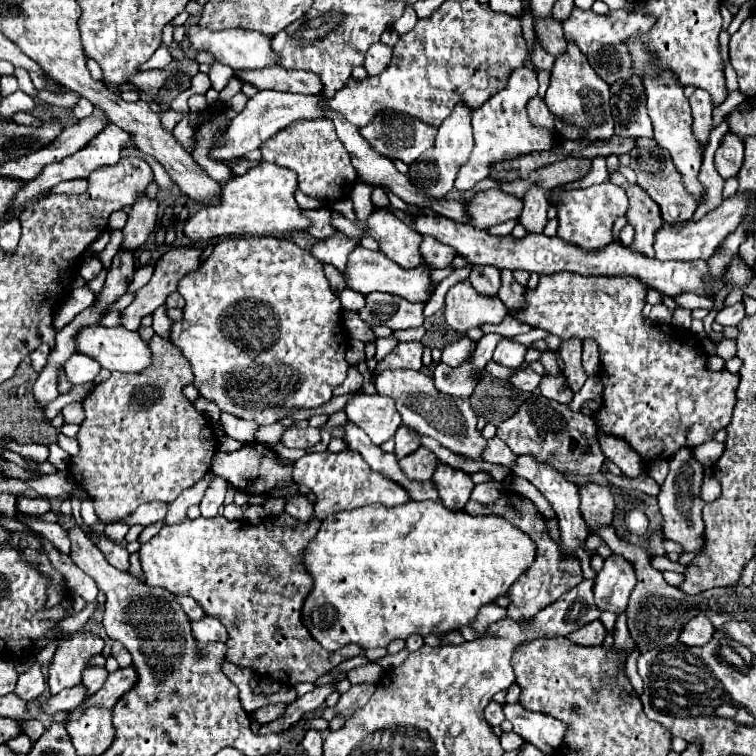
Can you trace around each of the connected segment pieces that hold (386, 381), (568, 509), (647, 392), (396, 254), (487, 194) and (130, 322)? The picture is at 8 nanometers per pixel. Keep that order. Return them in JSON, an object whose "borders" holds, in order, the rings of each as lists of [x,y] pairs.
{"borders":[[[[408,369],[382,371],[376,377],[374,385],[380,395],[388,395],[396,401],[396,409],[402,415],[402,421],[406,427],[412,427],[420,435],[434,437],[440,445],[448,447],[456,455],[462,455],[462,457],[474,459],[474,461],[482,459],[482,453],[488,443],[486,443],[482,431],[476,427],[478,417],[472,411],[468,399],[440,393],[434,387],[434,379],[422,371],[408,371]]],[[[518,457],[518,461],[512,467],[512,471],[518,477],[528,479],[550,501],[550,505],[556,511],[558,521],[560,521],[560,555],[562,555],[562,559],[574,555],[574,549],[580,549],[584,545],[586,537],[590,535],[590,531],[586,527],[586,521],[580,515],[580,493],[578,493],[578,487],[574,483],[570,483],[562,473],[554,471],[554,467],[538,463],[532,457]]],[[[574,273],[540,275],[536,289],[526,289],[526,307],[510,313],[520,323],[548,331],[550,335],[568,341],[578,337],[580,341],[592,339],[600,349],[602,363],[602,385],[604,403],[598,411],[598,419],[606,433],[626,439],[642,457],[644,463],[656,459],[670,459],[680,447],[696,447],[714,439],[716,431],[726,427],[732,419],[736,403],[738,375],[722,369],[710,371],[706,367],[706,355],[694,339],[672,339],[672,337],[694,337],[690,331],[678,325],[646,323],[642,309],[646,305],[646,287],[636,279],[594,279]]],[[[384,207],[374,209],[366,221],[350,221],[342,217],[333,218],[331,223],[350,239],[362,239],[364,235],[376,239],[380,251],[402,267],[416,267],[422,263],[422,255],[418,251],[422,235],[412,231],[408,225],[404,225],[404,221]]],[[[488,189],[482,193],[476,193],[472,201],[466,205],[470,211],[470,219],[474,219],[474,227],[486,229],[490,225],[518,219],[522,213],[522,199],[516,195],[508,195],[500,189]]],[[[174,247],[156,261],[156,271],[148,285],[144,285],[134,301],[122,311],[122,325],[126,329],[138,329],[140,319],[152,315],[164,305],[166,297],[176,291],[178,281],[200,267],[202,249],[198,247]]]]}

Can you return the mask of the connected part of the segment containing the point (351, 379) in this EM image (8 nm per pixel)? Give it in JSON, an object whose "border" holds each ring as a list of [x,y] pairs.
{"border":[[[356,365],[350,366],[347,371],[347,377],[341,385],[333,391],[333,397],[344,395],[350,392],[358,391],[363,384],[363,377],[356,368]]]}

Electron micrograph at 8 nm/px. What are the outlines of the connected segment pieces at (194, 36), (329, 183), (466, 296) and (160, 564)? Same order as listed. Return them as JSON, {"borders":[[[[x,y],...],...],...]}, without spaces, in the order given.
{"borders":[[[[194,25],[188,29],[188,39],[198,51],[210,51],[216,61],[236,69],[236,71],[252,71],[252,69],[264,69],[264,67],[274,67],[280,61],[280,55],[272,49],[272,37],[258,33],[258,31],[248,31],[242,27],[236,29],[224,29],[224,31],[208,31],[200,25]]],[[[316,121],[316,123],[294,123],[294,127],[286,127],[286,131],[278,131],[278,135],[270,137],[262,147],[262,159],[270,163],[278,163],[282,167],[290,167],[298,175],[300,191],[312,199],[322,203],[334,203],[348,197],[356,185],[356,171],[350,163],[348,151],[342,147],[334,123],[332,121]]],[[[460,281],[458,285],[450,287],[446,293],[446,305],[444,305],[446,323],[460,333],[466,333],[468,329],[482,327],[486,323],[498,325],[508,315],[506,305],[496,297],[490,299],[486,295],[478,295],[474,287],[470,287],[470,281]]],[[[282,513],[282,515],[278,515],[278,517],[266,517],[260,525],[248,525],[246,521],[228,521],[228,519],[224,519],[222,515],[216,515],[216,517],[212,517],[212,519],[204,519],[204,517],[198,517],[198,519],[184,519],[182,523],[176,523],[176,525],[164,525],[162,527],[162,531],[156,535],[156,537],[152,537],[148,543],[144,543],[142,547],[140,547],[140,563],[142,563],[142,573],[144,573],[144,579],[146,579],[146,583],[150,583],[150,585],[158,585],[158,587],[166,587],[168,591],[174,591],[174,593],[178,593],[178,595],[188,595],[188,597],[192,597],[192,599],[196,599],[202,607],[204,607],[204,611],[208,613],[208,615],[216,615],[216,617],[220,617],[222,619],[222,623],[226,625],[226,629],[228,629],[228,641],[226,641],[226,645],[228,645],[228,661],[230,663],[234,663],[234,665],[240,665],[240,667],[252,667],[256,673],[258,673],[258,677],[270,677],[270,679],[276,679],[278,683],[282,683],[282,685],[296,685],[296,683],[302,683],[302,681],[316,681],[320,675],[326,675],[332,667],[336,667],[338,663],[342,663],[342,661],[346,661],[346,659],[352,659],[352,657],[356,657],[356,655],[360,655],[362,653],[362,649],[358,647],[358,645],[346,645],[346,647],[342,647],[342,651],[334,651],[334,653],[330,653],[330,651],[326,651],[318,641],[314,641],[312,639],[312,635],[308,633],[308,629],[304,627],[304,623],[302,623],[302,605],[304,605],[304,601],[306,601],[306,595],[312,591],[312,583],[314,583],[314,579],[312,579],[312,575],[308,573],[308,569],[306,569],[306,565],[304,565],[304,551],[306,551],[306,545],[316,537],[316,533],[318,533],[318,521],[316,521],[316,517],[310,521],[310,523],[298,523],[296,519],[290,519],[290,515],[286,515],[286,513]]]]}

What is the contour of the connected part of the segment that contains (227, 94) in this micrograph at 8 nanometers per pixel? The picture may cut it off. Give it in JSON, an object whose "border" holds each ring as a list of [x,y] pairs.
{"border":[[[232,77],[232,79],[228,81],[228,85],[220,91],[220,101],[224,101],[224,103],[230,101],[230,99],[232,99],[240,89],[242,89],[242,85],[244,85],[244,83],[240,83],[236,77]]]}

